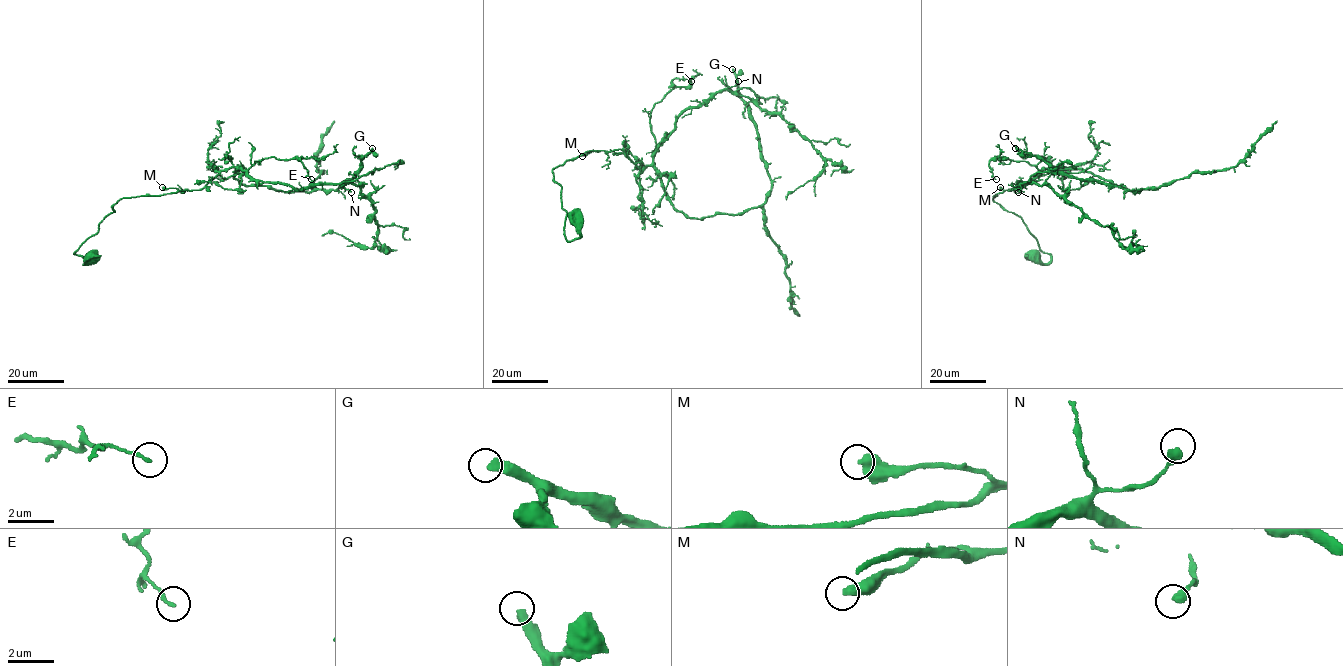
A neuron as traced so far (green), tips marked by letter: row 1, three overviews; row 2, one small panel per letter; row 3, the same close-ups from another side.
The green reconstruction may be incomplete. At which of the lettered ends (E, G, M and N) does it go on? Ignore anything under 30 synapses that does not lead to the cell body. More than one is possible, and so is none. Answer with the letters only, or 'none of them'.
G

